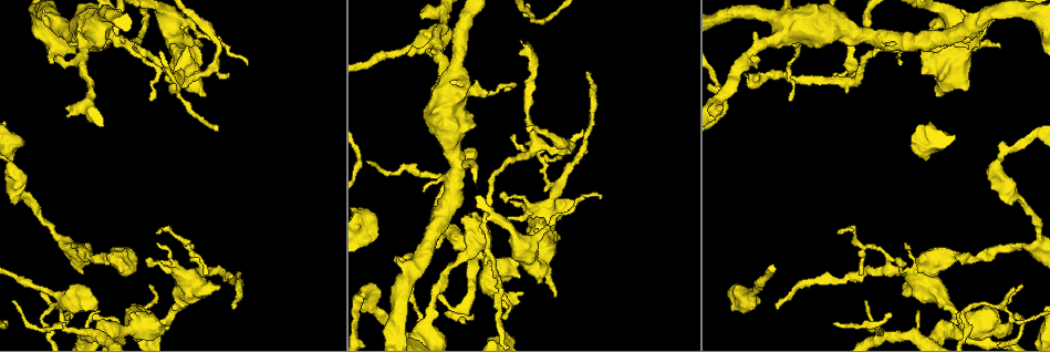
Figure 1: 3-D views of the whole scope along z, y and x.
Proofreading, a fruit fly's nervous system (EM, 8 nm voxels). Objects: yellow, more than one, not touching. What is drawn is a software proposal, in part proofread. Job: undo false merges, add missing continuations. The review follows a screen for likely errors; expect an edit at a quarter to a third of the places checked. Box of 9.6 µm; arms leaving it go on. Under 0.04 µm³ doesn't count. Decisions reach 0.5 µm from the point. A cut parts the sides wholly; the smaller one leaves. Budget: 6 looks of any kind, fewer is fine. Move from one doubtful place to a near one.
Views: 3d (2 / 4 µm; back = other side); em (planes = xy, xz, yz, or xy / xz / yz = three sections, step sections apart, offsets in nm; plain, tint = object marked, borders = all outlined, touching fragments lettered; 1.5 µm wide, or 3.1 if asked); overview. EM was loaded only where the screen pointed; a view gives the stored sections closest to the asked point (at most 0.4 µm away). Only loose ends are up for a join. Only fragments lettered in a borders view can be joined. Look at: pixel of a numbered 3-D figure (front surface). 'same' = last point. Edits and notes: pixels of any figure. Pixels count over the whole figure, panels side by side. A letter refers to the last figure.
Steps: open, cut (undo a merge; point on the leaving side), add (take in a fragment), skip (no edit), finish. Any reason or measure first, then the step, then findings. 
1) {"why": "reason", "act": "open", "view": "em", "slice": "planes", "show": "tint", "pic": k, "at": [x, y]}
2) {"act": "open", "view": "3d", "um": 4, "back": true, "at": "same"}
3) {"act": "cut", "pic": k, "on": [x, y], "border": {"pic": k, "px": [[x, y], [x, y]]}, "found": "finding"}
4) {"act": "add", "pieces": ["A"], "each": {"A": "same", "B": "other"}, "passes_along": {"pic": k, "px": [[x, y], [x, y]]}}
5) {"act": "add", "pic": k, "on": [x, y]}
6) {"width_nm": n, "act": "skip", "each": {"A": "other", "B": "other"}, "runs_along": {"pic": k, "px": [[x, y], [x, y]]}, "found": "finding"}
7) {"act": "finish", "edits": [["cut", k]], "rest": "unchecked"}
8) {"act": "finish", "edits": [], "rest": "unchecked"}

{"why": "free end", "act": "open", "view": "em", "slice": "planes", "show": "borders", "pic": 1, "at": [916, 262]}

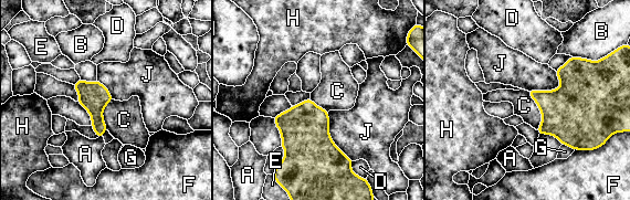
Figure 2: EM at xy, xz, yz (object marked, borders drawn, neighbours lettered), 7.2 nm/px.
{"act": "skip", "each": {"A": "other", "B": "other", "C": "other", "D": "other", "E": "other", "F": "other", "G": "other", "H": "other", "J": "other"}, "border": {"pic": 2, "px": [[526, 91], [541, 113], [537, 129]]}, "found": "no lettered fragment goes on from it"}

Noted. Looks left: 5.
{"why": "thin neck", "act": "open", "view": "3d", "um": 4, "pic": 1, "at": [402, 48]}

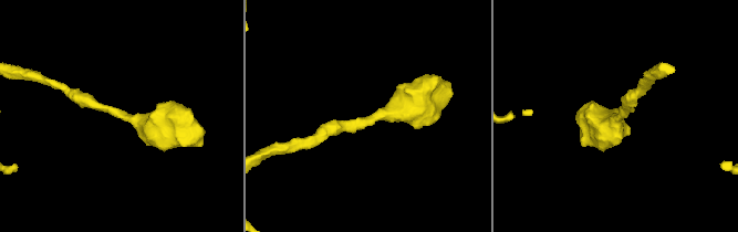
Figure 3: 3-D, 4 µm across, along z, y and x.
{"arm_widths_nm": [220, 500], "why": "need the tissue", "act": "open", "view": "em", "slice": "xz", "step": 4, "show": "borders", "pic": 3, "at": [120, 115]}

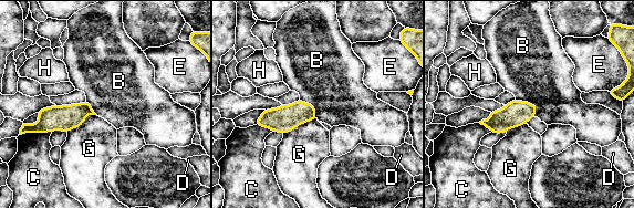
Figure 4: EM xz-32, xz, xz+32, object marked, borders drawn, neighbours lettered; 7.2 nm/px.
{"longest_contact_nm": ["G", 260], "act": "skip", "each": {"B": "other", "C": "other", "D": "other", "E": "other", "G": "other", "H": "other"}, "border": {"pic": 4, "px": [[516, 99], [532, 103], [534, 115]]}, "found": "one neuron here"}

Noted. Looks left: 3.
{"why": "free end", "act": "open", "view": "3d", "um": 4, "pic": 1, "at": [228, 72]}

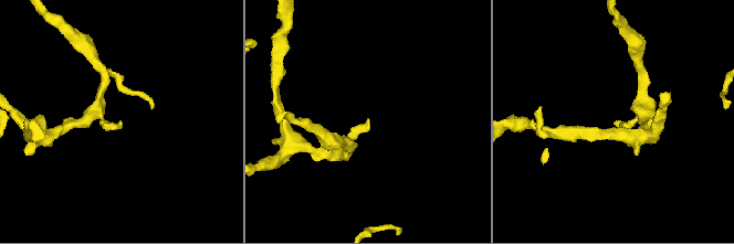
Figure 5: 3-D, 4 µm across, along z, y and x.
{"why": "now the EM", "act": "open", "view": "em", "slice": "planes", "show": "borders", "pic": 5, "at": [120, 125]}

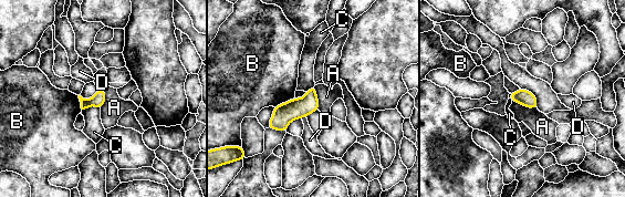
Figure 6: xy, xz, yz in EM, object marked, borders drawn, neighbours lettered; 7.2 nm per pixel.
{"act": "skip", "each": {"A": "other", "B": "other", "C": "other", "D": "other"}, "found": "no lettered fragment goes on from it"}

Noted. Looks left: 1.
{"act": "finish", "edits": [], "rest": "unchecked"}

